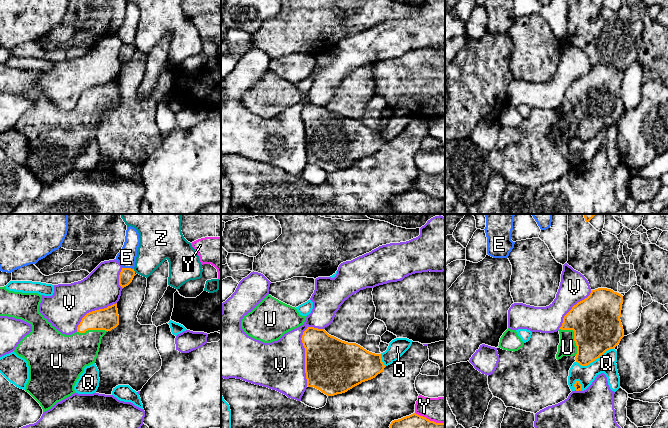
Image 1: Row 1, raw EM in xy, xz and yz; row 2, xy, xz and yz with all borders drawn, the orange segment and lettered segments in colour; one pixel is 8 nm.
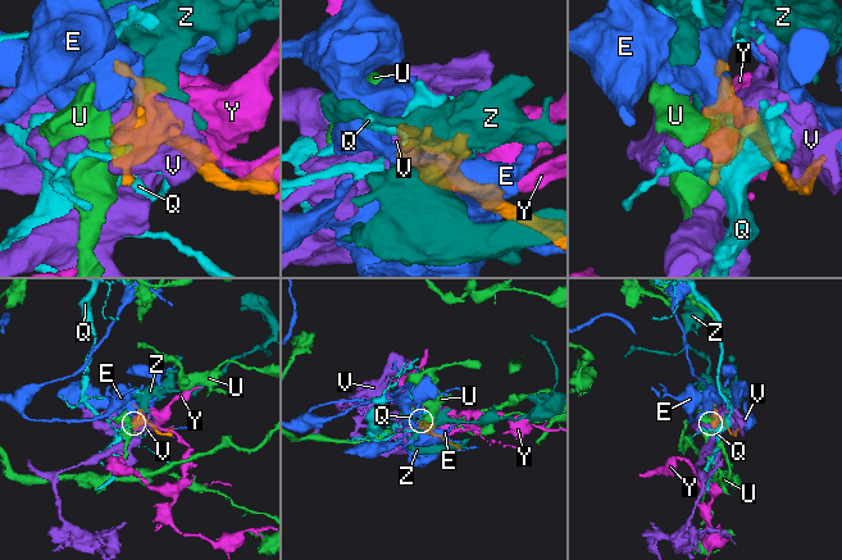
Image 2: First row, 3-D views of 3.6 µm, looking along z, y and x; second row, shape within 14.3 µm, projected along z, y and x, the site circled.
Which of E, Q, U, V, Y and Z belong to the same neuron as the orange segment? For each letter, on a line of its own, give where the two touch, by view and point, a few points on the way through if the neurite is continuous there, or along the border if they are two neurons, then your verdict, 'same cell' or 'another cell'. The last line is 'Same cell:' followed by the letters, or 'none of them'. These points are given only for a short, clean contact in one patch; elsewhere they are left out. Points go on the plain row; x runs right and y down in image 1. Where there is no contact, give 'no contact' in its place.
E: meets orange in xy at (128, 44); another cell
Q: meets orange in yz at (594, 136); another cell
U: meets orange in yz at (574, 112); runs through yz (596, 99), (587, 108), (574, 112), (567, 123); same cell
V: meets orange in xz at (305, 125); another cell
Y: meets orange in xz at (429, 196); another cell
Z: meets orange in xy at (134, 47); another cell
Same cell: U

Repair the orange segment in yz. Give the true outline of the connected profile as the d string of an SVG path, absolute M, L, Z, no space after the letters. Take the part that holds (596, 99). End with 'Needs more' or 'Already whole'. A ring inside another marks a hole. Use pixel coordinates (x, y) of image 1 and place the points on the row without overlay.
M598 64L591 66L590 71L578 78L564 92L559 104L560 119L556 135L563 132L574 132L577 139L587 142L606 127L614 125L624 113L624 106L620 96L623 72L611 65Z. Needs more

